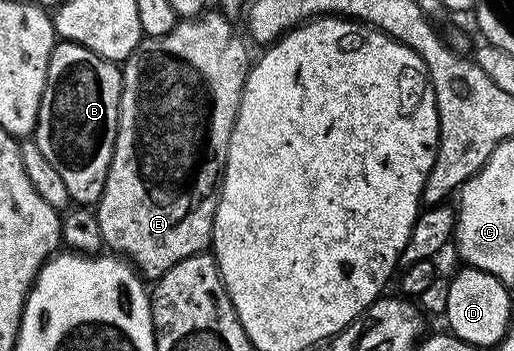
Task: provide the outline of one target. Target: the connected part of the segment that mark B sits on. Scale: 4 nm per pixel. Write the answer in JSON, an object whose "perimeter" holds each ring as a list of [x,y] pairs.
{"perimeter":[[[60,39],[52,48],[34,140],[66,183],[66,190],[77,206],[95,206],[106,187],[106,173],[118,131],[123,82],[124,75],[117,62],[108,61],[78,43]]]}

